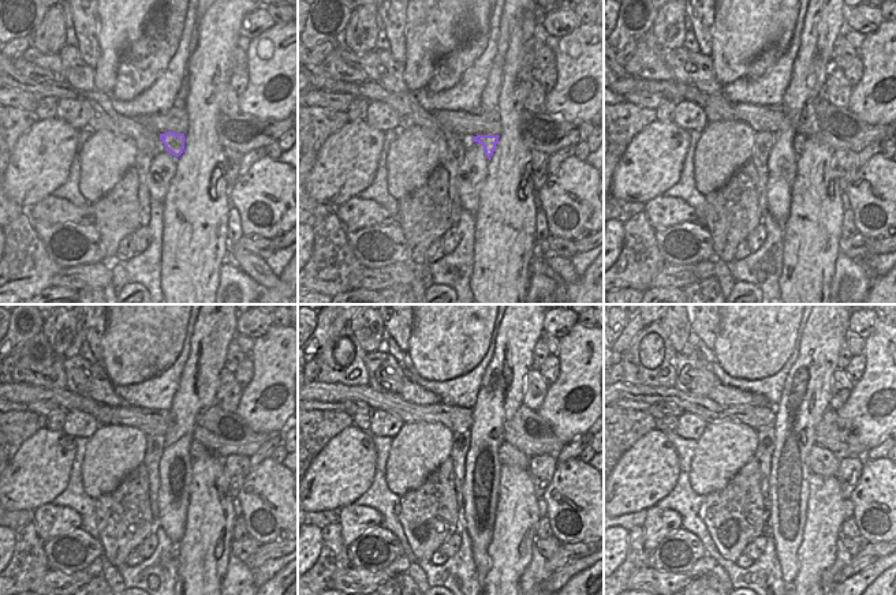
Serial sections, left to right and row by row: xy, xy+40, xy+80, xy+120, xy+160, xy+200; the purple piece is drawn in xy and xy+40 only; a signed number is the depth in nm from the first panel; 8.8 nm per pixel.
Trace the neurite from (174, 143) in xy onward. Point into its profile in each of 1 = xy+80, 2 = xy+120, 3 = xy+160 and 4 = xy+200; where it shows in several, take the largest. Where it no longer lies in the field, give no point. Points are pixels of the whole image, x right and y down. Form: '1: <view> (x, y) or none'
1: xy+80 (799, 139)
2: xy+120 (197, 451)
3: xy+160 (508, 455)
4: xy+200 (821, 461)

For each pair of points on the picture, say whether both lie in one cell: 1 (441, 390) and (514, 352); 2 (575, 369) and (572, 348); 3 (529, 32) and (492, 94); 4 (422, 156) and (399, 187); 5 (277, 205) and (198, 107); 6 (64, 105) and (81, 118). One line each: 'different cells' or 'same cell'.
1: different cells
2: same cell
3: same cell
4: same cell
5: different cells
6: same cell

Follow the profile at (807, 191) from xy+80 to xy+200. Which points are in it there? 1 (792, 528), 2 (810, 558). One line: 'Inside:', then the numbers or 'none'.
Inside: 2

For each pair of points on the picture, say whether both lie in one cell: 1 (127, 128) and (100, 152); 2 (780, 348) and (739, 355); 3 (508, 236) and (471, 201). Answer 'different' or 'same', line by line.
1: different
2: same
3: different

